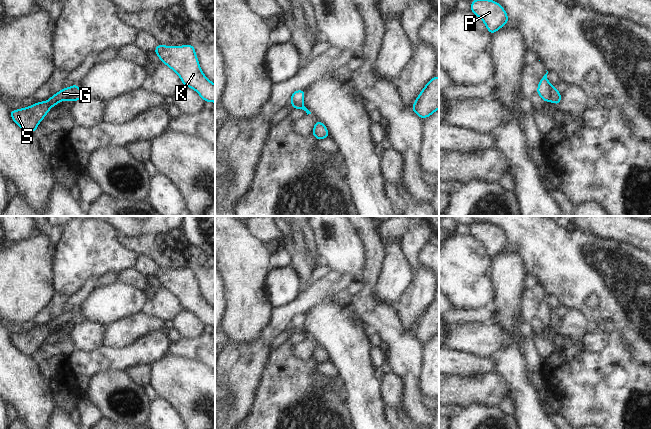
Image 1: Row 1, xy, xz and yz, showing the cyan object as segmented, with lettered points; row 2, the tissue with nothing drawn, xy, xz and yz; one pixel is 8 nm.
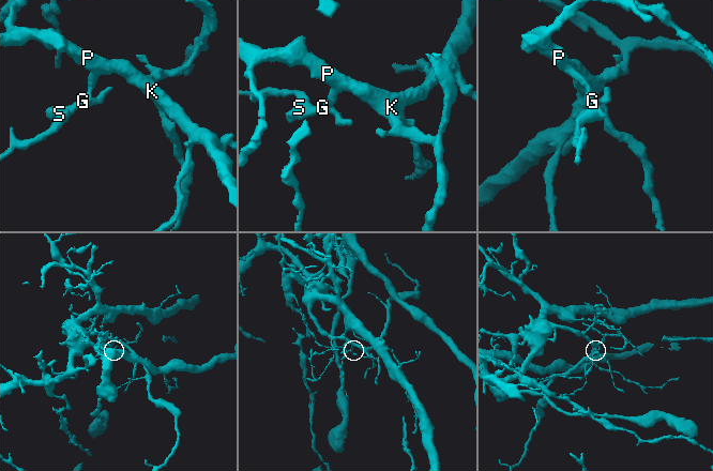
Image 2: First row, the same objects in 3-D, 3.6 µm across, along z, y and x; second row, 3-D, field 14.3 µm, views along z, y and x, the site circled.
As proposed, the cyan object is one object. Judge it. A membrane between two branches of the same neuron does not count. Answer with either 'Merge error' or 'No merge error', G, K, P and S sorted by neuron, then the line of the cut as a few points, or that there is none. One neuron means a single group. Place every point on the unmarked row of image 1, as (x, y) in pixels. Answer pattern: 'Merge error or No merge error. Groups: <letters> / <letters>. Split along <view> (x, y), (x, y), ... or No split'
Merge error. Groups: G S / K P. Split along yz (550, 310), (551, 325)

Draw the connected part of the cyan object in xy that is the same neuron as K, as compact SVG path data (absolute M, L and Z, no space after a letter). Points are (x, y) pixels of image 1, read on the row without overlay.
M158 268L154 276L162 288L166 288L180 301L183 310L195 314L205 326L215 327L215 308L202 296L195 277L195 270Z

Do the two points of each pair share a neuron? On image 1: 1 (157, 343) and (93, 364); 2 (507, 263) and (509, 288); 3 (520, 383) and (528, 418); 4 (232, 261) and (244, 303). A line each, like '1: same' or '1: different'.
1: same
2: same
3: same
4: same

